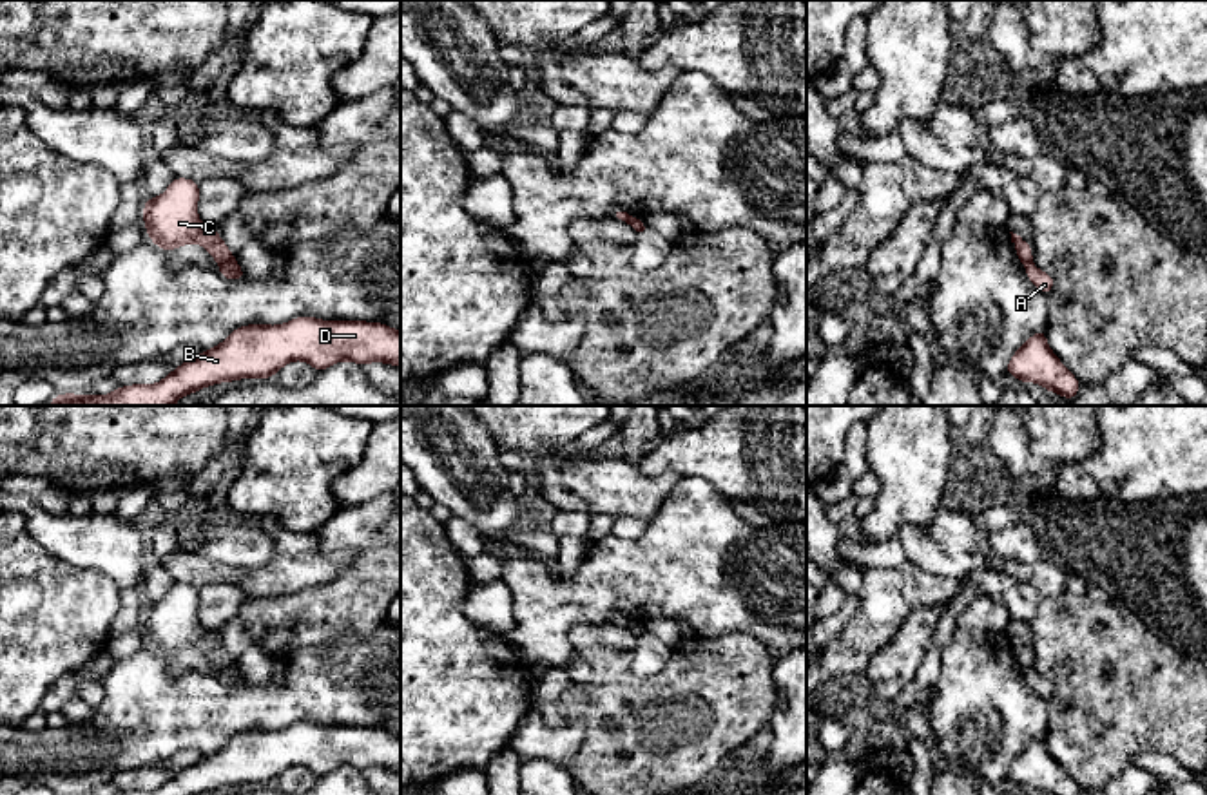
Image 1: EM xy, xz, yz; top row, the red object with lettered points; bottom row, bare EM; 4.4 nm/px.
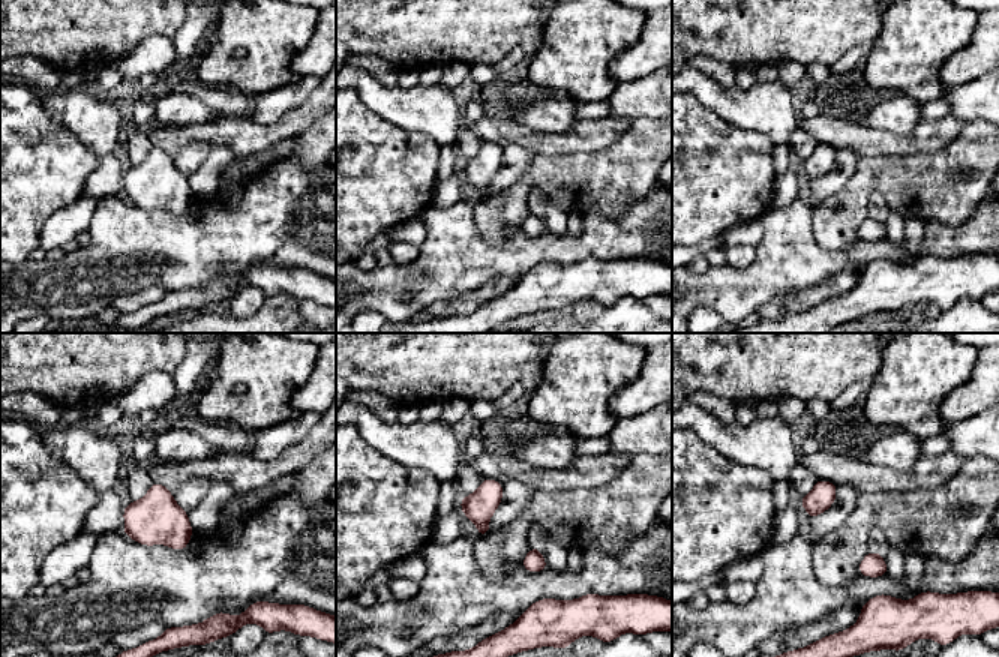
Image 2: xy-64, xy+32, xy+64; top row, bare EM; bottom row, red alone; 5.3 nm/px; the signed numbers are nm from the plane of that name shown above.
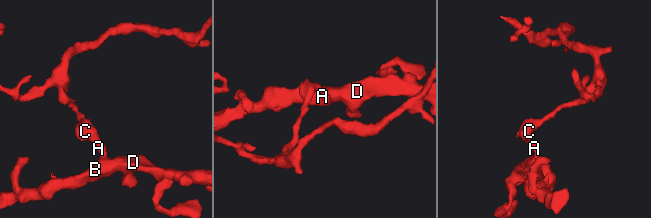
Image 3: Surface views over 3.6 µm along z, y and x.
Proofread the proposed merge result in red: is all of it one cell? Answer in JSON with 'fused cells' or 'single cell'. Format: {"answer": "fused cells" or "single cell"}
{"answer": "fused cells"}

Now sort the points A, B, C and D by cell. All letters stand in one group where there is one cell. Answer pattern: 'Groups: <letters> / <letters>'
Groups: A B D / C

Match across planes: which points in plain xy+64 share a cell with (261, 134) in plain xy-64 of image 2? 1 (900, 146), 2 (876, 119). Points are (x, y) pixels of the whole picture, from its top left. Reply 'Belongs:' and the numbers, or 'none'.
Belongs: 1

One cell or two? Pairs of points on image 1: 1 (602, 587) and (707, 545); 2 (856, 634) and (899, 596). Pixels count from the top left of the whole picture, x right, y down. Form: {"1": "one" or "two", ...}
{"1": "one", "2": "one"}

